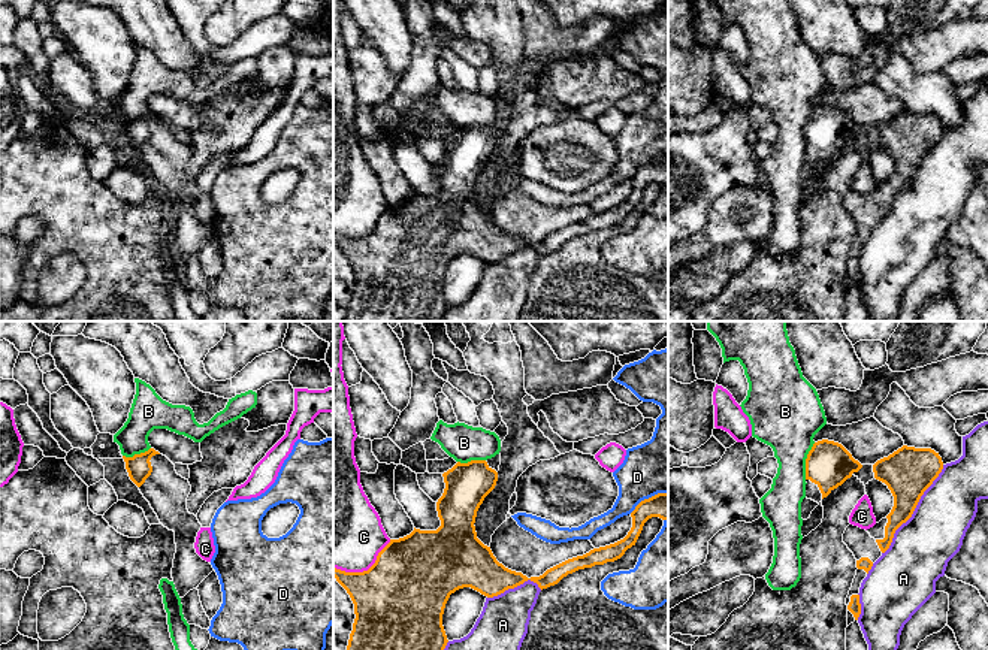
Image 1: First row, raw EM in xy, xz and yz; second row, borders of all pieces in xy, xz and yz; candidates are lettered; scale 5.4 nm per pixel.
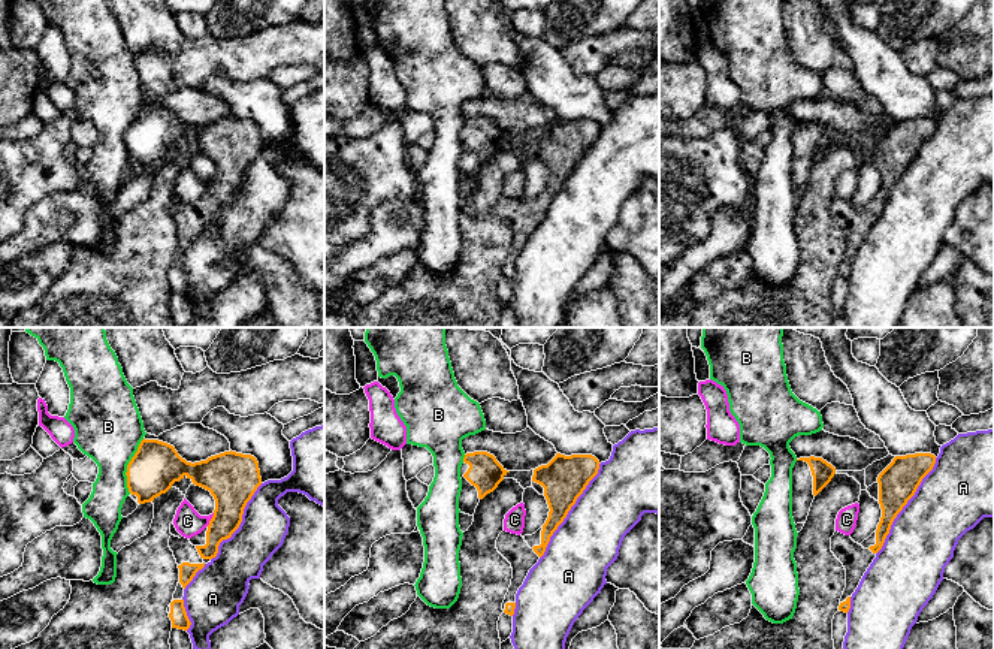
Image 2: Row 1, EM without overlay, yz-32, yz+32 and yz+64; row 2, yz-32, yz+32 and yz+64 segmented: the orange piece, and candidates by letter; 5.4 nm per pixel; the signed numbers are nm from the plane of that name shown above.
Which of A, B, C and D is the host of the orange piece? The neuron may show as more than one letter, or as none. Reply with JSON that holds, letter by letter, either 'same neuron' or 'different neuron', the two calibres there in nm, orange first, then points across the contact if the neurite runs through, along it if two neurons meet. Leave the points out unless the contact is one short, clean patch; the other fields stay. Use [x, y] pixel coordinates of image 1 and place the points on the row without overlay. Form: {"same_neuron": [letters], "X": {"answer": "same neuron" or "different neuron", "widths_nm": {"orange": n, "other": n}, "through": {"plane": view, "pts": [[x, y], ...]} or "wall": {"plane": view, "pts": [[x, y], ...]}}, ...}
{"same_neuron": [], "A": {"answer": "different neuron", "widths_nm": {"orange": 260, "other": 320}}, "B": {"answer": "different neuron", "widths_nm": {"orange": 240, "other": 340}}, "C": {"answer": "different neuron", "widths_nm": {"orange": 480, "other": 400}}, "D": {"answer": "different neuron", "widths_nm": {"orange": 140, "other": 320}}}

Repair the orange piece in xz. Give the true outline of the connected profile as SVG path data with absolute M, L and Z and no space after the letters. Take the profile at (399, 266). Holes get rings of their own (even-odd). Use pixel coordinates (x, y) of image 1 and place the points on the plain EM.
M501 120L487 126L457 127L442 139L445 154L436 167L441 191L436 196L416 194L390 208L378 218L375 229L363 238L345 238L333 233L333 242L347 256L354 269L354 288L344 321L442 321L448 308L442 279L451 259L471 253L487 263L498 261L531 245L547 254L578 235L620 224L635 211L644 188L652 182L668 185L668 158L641 166L631 178L628 200L610 211L593 214L583 221L568 224L540 242L528 244L496 226L490 212L475 197L475 182L484 163L495 154Z

